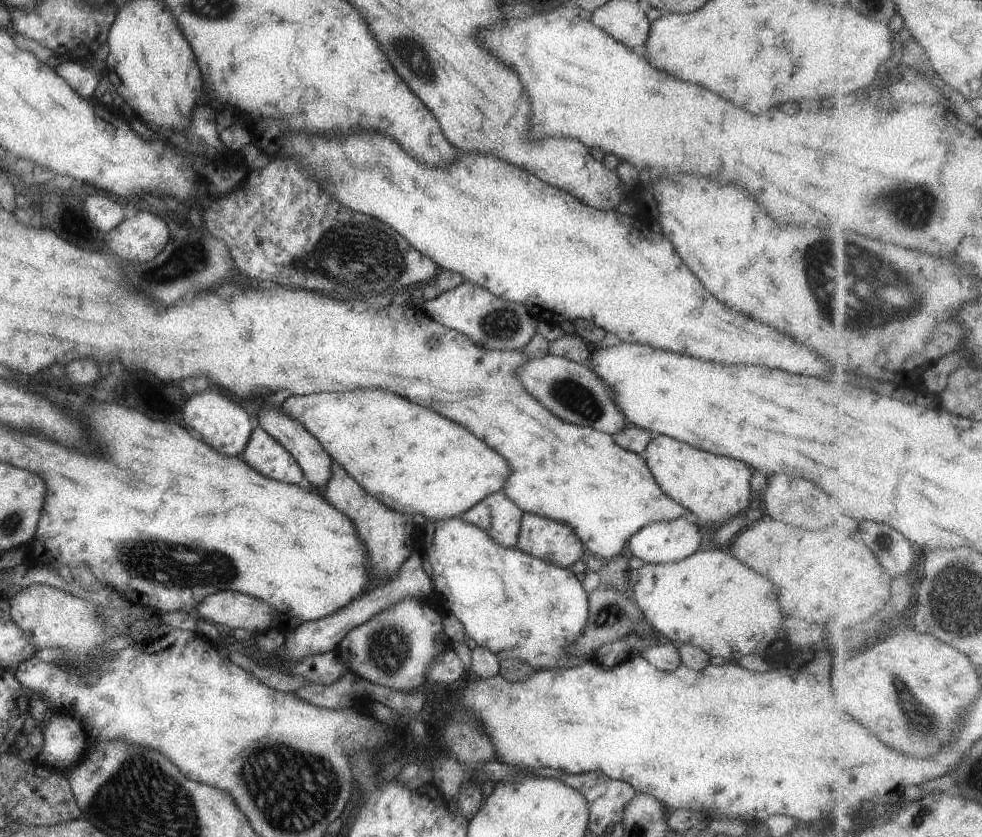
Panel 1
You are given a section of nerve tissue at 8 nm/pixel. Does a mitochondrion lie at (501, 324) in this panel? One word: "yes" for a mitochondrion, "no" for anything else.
yes

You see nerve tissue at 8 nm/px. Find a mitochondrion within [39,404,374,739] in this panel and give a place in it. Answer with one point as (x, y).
(165, 563)

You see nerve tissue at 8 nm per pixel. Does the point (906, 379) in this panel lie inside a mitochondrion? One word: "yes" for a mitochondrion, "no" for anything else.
no

